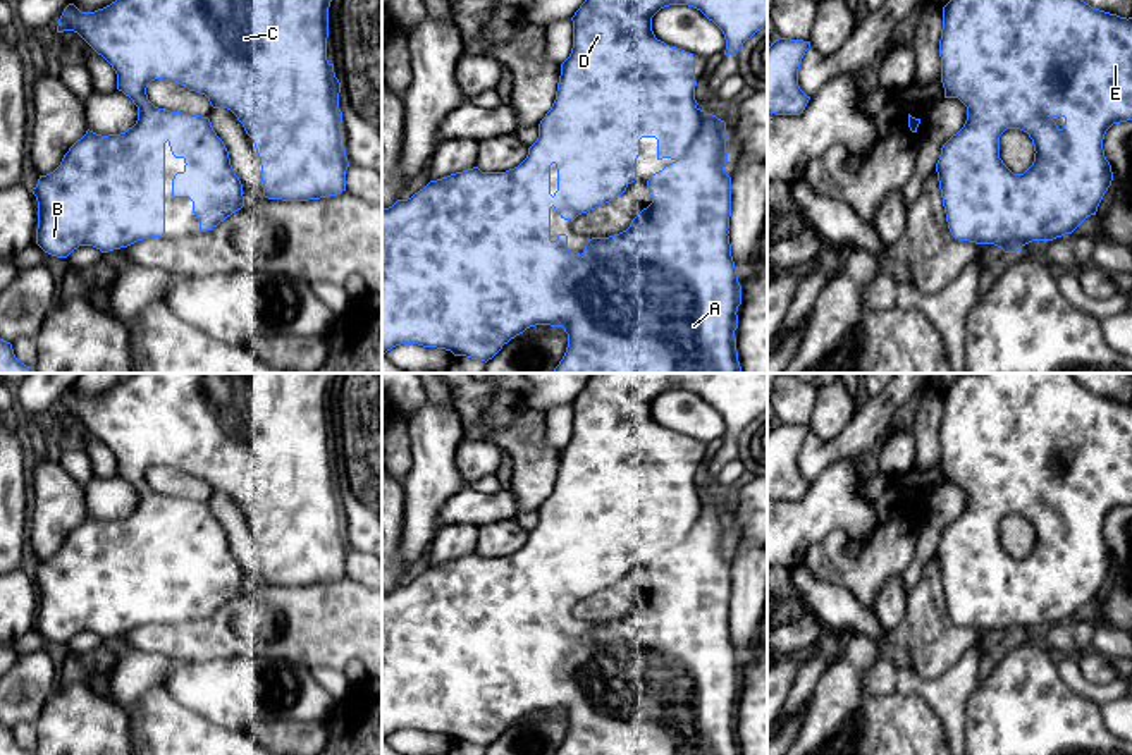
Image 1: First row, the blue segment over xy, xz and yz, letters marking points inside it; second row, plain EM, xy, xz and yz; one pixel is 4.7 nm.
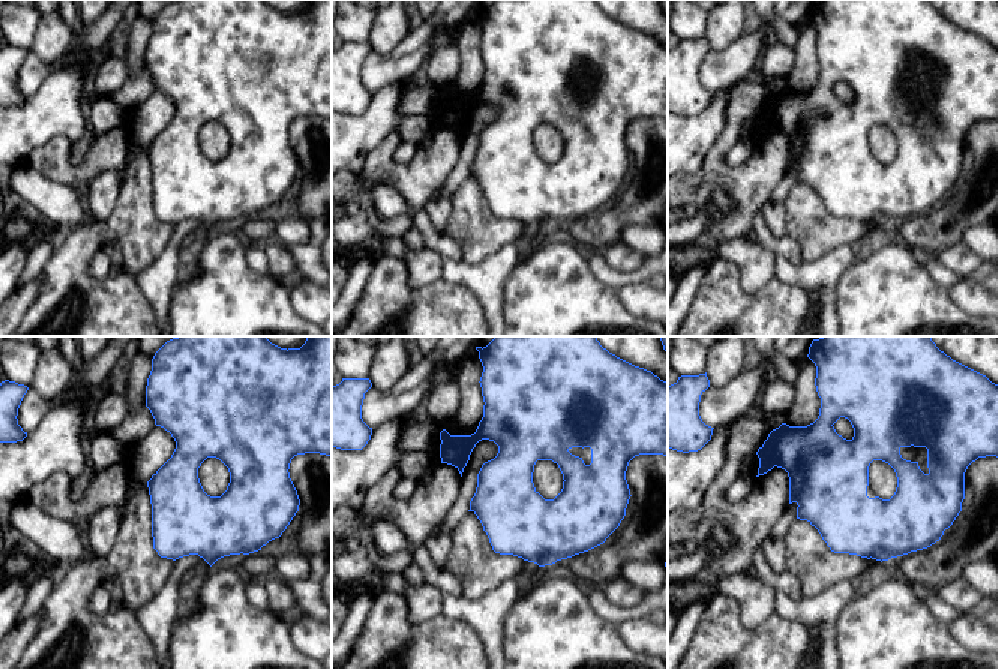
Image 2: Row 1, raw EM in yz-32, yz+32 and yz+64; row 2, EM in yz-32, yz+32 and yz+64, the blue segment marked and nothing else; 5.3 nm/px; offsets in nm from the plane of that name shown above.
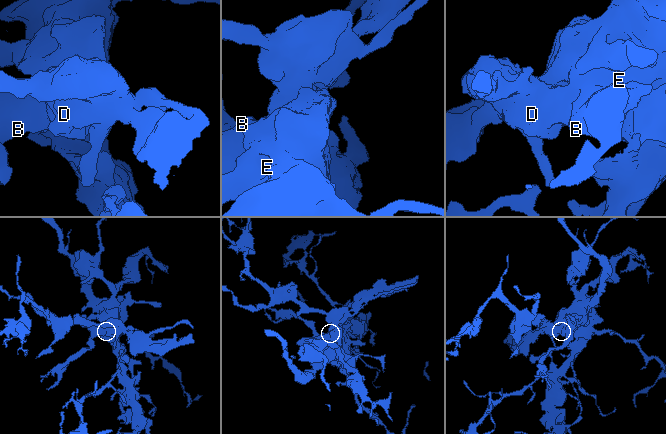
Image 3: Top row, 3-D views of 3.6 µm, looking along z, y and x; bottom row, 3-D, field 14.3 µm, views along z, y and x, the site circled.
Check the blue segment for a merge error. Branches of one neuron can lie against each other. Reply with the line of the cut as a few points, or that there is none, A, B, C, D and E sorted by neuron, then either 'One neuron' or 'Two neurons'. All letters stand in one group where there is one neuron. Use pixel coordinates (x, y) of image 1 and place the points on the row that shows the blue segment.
No split. Groups: A B C D E. One neuron

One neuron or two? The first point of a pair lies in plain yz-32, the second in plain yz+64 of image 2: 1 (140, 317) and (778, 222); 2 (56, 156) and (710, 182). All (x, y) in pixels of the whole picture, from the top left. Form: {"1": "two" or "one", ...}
{"1": "two", "2": "one"}

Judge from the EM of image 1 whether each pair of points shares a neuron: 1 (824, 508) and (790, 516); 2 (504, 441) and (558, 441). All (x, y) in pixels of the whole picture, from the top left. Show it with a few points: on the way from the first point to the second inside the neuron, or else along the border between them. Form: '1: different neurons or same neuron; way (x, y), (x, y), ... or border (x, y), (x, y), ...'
1: same neuron; way (816, 515), (799, 516)
2: different neurons; border (544, 413), (544, 442), (559, 451)

